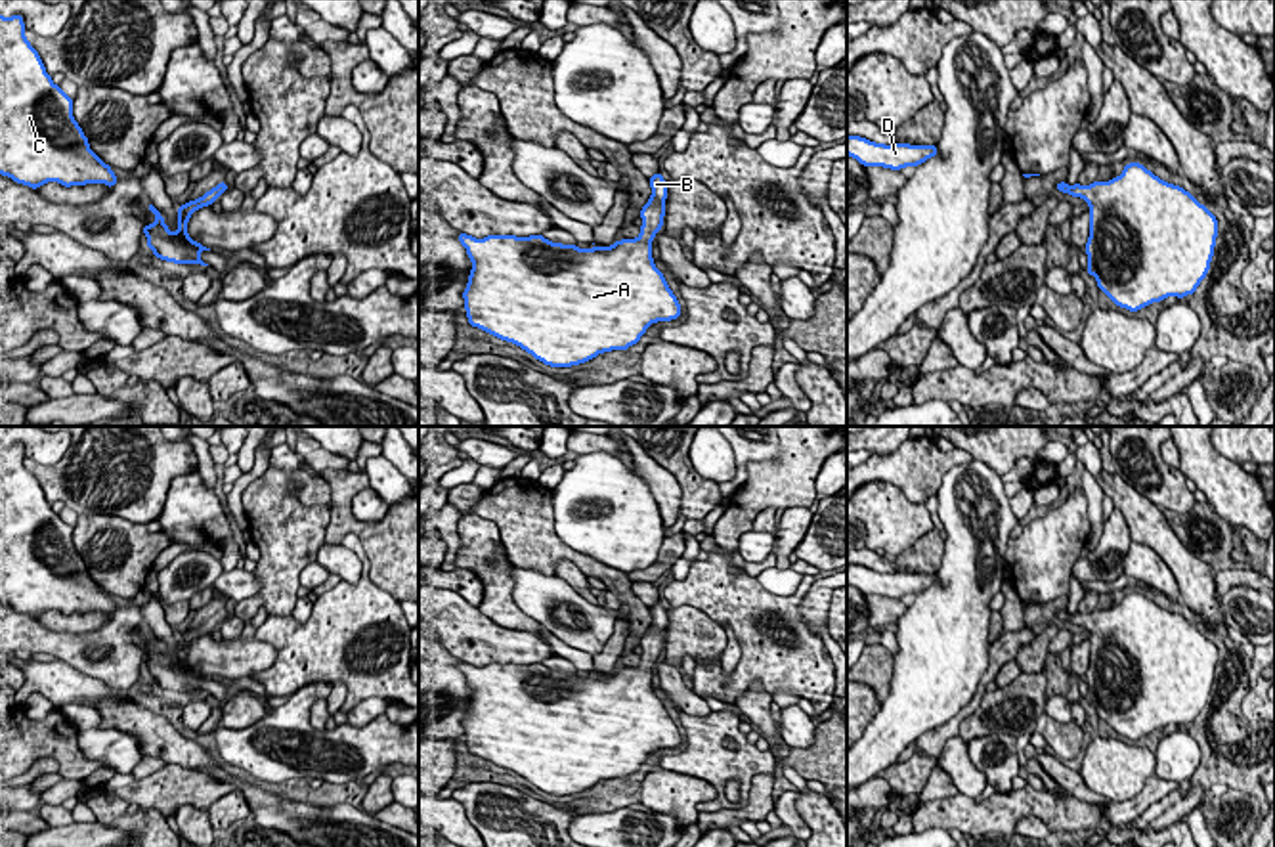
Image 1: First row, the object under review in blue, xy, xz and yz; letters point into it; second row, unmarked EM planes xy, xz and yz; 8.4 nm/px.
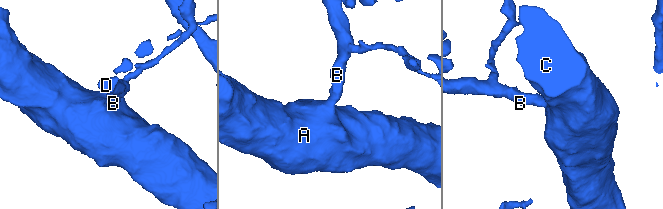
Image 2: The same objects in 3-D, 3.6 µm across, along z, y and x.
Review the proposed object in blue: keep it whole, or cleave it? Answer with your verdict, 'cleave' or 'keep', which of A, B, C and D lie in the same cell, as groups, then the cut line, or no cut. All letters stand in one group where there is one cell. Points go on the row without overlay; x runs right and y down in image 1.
keep; groups A B C D; cut none

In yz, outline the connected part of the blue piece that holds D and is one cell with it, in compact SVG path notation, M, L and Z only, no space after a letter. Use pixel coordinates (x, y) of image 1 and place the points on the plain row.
M847 564L847 583L856 587L864 595L902 598L904 595L918 595L927 587L939 583L939 577L937 574L885 574L860 564Z

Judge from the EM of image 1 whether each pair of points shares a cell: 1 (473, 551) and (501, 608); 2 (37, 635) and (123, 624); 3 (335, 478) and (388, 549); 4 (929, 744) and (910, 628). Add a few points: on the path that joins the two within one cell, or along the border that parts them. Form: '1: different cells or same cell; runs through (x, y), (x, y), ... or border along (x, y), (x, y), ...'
1: same cell; runs through (484, 564), (497, 580), (497, 595)
2: same cell; runs through (58, 645), (102, 645)
3: same cell; runs through (341, 498), (341, 511), (369, 534)
4: different cells; border along (966, 706), (914, 740)

